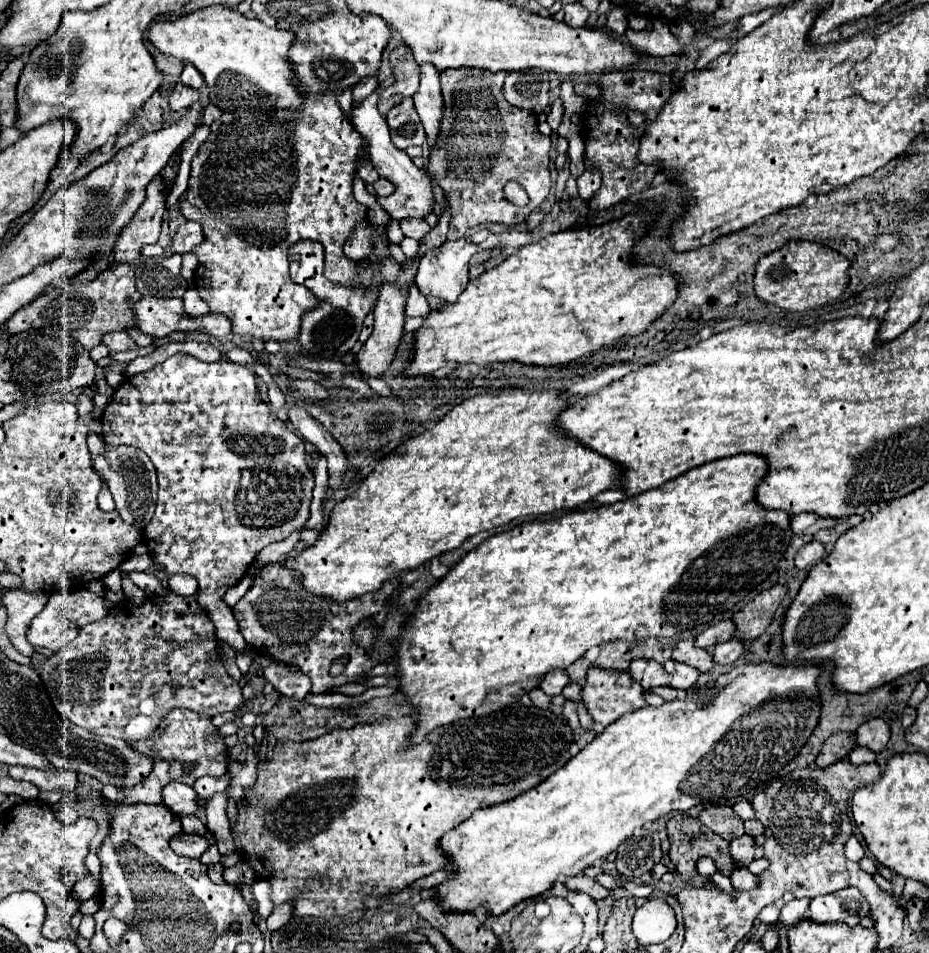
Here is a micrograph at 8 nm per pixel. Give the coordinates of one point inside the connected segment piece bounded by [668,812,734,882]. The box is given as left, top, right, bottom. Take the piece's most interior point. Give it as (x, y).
(690, 839)

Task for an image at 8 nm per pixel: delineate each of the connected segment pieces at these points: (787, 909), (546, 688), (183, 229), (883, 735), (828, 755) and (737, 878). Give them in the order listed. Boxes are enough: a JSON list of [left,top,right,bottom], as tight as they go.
[[778,898,810,926],[538,670,570,696],[172,222,206,254],[856,718,890,752],[816,732,854,768],[731,867,756,890]]

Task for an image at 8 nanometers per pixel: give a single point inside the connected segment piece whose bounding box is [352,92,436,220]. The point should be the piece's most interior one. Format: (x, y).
(413, 198)

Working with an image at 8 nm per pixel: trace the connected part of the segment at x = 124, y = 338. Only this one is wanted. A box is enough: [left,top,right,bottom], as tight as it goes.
[104,332,136,352]

